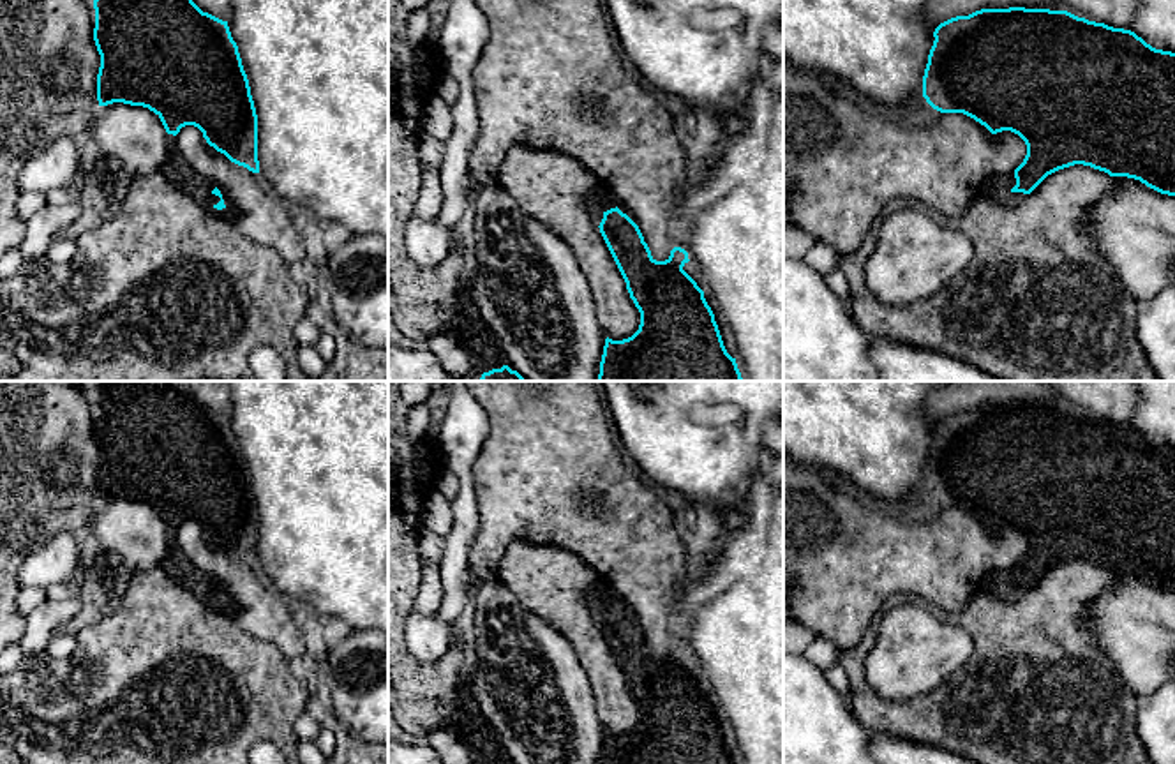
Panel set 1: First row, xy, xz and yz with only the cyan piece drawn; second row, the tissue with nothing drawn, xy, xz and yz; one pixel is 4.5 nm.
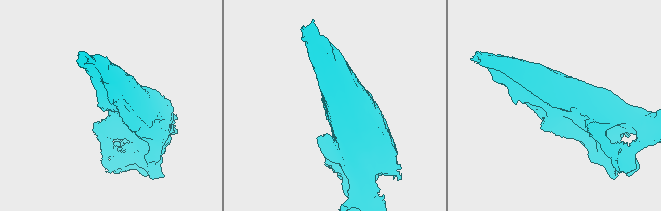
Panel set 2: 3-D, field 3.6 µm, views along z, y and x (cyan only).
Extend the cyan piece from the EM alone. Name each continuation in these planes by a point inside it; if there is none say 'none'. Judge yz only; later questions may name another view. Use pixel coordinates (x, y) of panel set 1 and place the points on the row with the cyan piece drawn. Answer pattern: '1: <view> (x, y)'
1: yz (995, 187)

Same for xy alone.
1: xy (191, 182)

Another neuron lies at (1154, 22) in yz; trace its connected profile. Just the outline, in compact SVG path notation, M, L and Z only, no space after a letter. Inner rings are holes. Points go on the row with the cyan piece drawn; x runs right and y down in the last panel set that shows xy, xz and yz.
M1140 0L1131 32L1156 49L1175 53L1175 0Z

